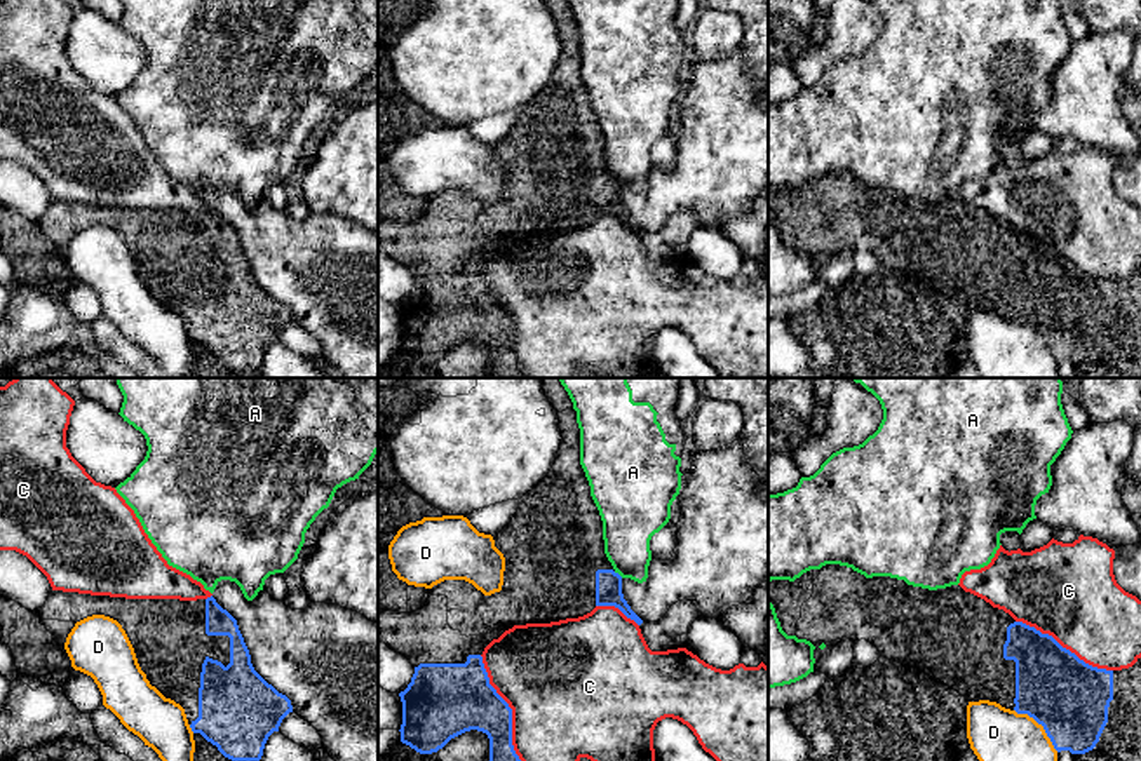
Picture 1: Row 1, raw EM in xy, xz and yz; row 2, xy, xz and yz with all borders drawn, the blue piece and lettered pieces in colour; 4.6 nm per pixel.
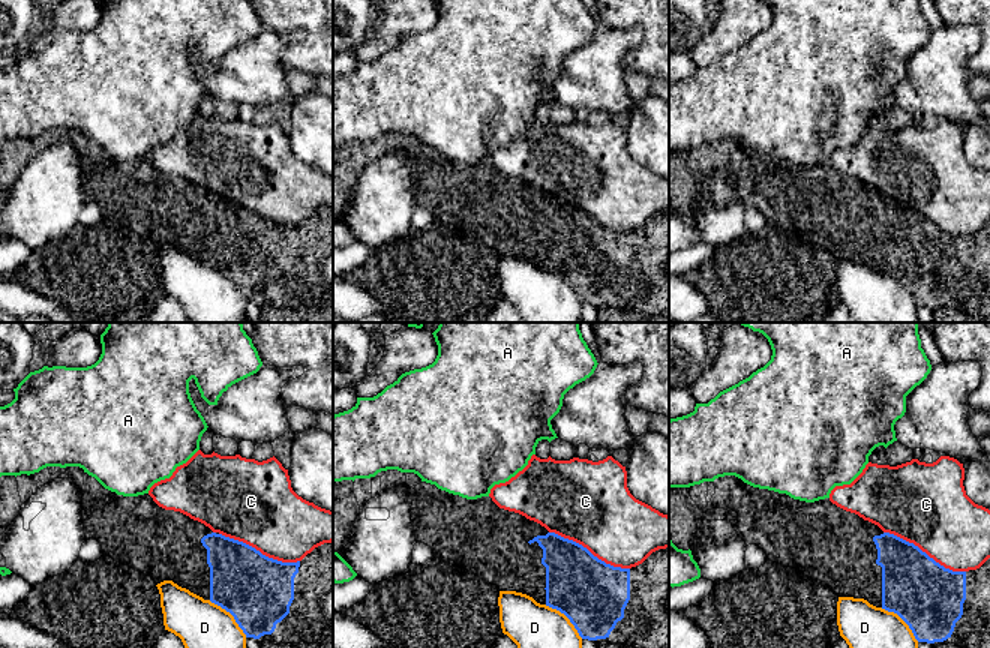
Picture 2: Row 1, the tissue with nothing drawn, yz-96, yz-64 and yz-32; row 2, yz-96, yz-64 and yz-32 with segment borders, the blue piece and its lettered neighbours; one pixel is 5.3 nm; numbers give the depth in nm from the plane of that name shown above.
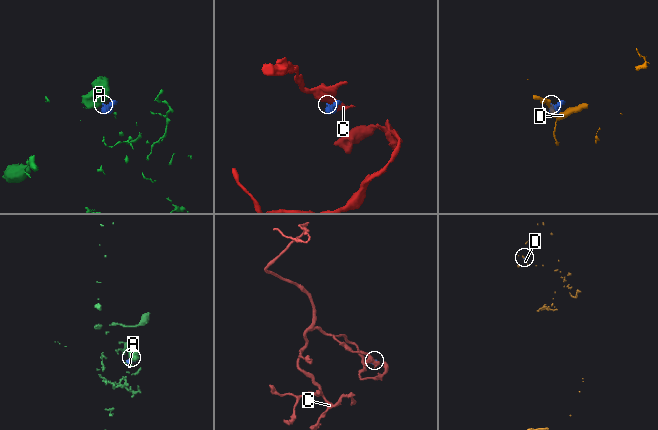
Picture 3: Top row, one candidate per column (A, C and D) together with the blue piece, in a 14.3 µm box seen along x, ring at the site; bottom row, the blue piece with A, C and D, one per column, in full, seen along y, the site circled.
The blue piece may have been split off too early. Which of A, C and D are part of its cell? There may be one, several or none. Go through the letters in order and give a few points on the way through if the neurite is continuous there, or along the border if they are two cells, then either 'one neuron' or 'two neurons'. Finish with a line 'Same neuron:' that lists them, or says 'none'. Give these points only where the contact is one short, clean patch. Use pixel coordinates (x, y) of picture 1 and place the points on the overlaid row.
A: along xz (614, 572), (622, 577) | two neurons
C: two neurons
D: two neurons
Same neuron: none

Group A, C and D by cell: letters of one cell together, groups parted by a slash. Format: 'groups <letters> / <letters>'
groups A / C / D

